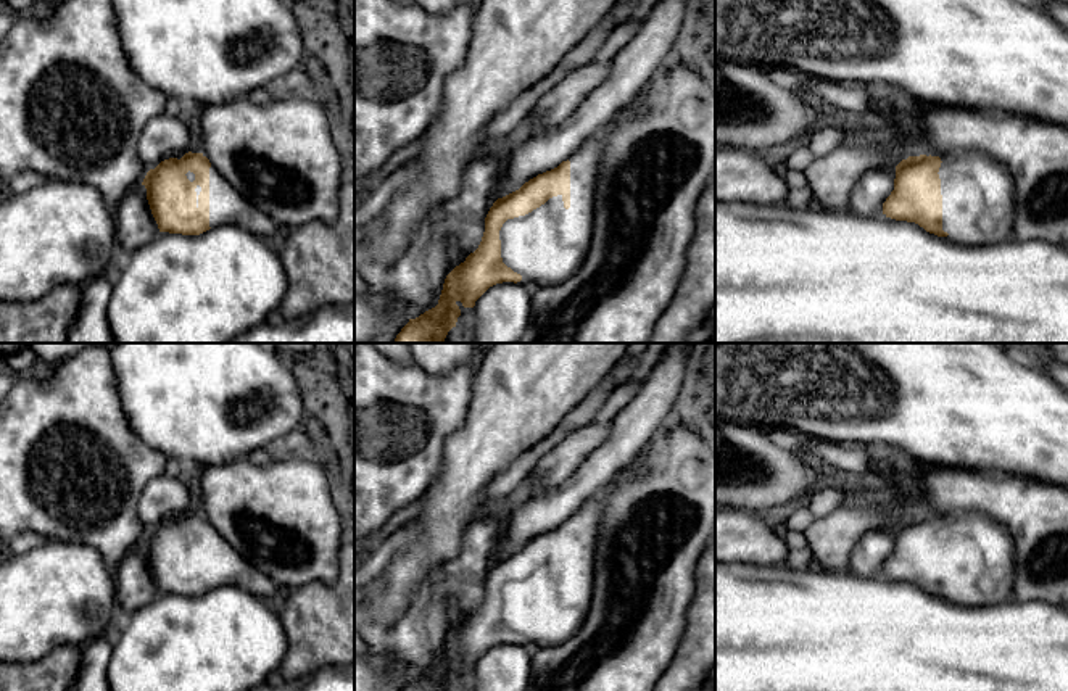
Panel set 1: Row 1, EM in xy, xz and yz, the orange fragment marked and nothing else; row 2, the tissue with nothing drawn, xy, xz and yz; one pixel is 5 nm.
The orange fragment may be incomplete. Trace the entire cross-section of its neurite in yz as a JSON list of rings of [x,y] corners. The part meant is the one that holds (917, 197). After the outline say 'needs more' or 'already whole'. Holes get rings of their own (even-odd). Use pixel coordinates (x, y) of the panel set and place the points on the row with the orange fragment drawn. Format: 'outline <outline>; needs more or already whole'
outline [[[984,151],[909,156],[896,166],[894,190],[883,203],[883,214],[915,222],[929,234],[965,246],[1000,243],[1013,237],[1012,176],[1004,163]]]; needs more

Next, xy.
outline [[[195,147],[161,161],[142,182],[159,232],[200,235],[224,224],[277,242],[280,227],[245,200]]]; needs more

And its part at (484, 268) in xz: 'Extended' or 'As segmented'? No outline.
Extended

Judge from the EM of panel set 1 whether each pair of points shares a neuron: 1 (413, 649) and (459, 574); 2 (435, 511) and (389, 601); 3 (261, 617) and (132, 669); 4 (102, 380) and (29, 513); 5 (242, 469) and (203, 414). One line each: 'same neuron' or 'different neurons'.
1: same neuron
2: same neuron
3: same neuron
4: same neuron
5: different neurons

